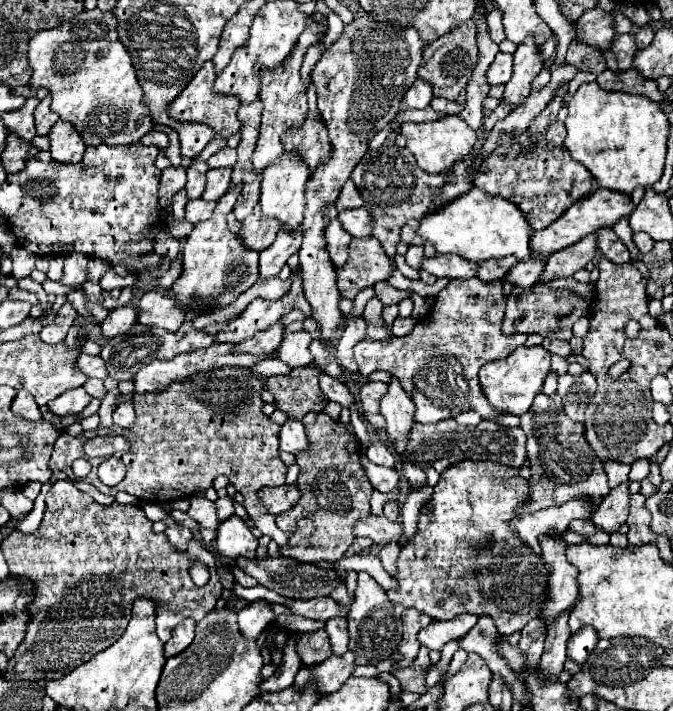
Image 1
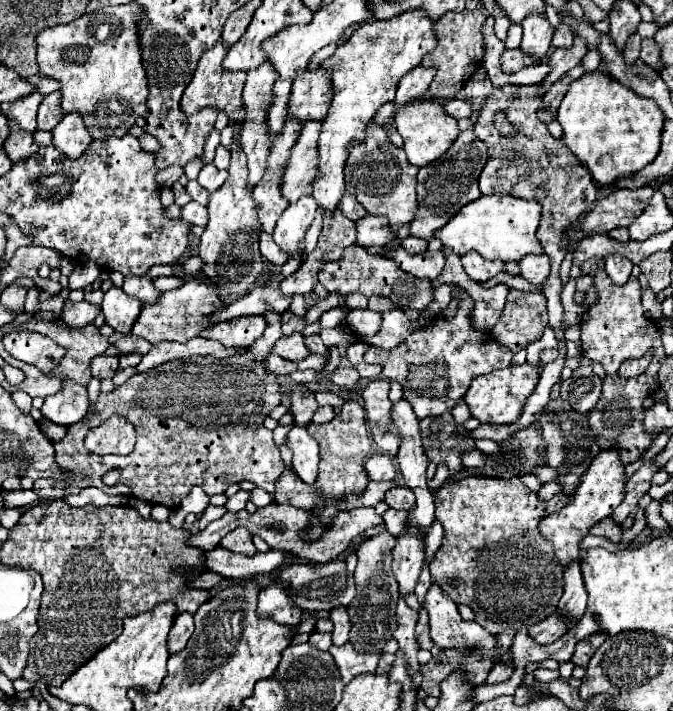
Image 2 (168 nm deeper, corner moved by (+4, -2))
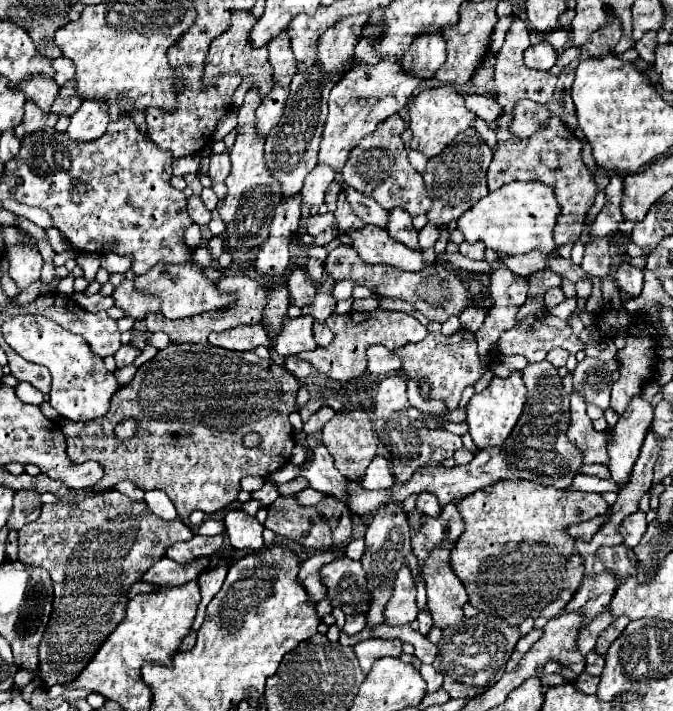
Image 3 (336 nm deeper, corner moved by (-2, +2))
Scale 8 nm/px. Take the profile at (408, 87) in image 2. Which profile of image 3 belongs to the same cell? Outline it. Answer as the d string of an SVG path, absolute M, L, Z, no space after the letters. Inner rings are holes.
M440 31L420 33L402 55L404 69L420 75L422 79L432 79L436 69L444 63L444 47L446 45Z

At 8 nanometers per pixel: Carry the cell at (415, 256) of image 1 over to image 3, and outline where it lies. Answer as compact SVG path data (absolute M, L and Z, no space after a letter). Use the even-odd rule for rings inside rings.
M426 225L426 227L420 231L420 247L422 247L422 249L432 247L438 237L440 237L440 229L438 229L436 225Z

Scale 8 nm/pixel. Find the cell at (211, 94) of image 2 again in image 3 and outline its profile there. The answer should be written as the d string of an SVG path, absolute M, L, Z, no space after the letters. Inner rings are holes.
M236 11L232 15L232 25L230 29L216 37L210 45L208 51L208 59L206 59L206 71L204 71L204 85L210 85L218 75L224 73L232 73L238 71L242 73L242 77L252 77L254 79L254 87L258 87L260 97L266 97L274 85L274 75L272 75L272 65L268 61L268 49L266 47L258 47L254 49L250 43L250 31L256 25L256 17L252 17L250 11Z

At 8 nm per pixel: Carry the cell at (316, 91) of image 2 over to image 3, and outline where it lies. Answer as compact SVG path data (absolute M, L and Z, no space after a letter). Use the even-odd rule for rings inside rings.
M370 13L342 17L332 25L332 29L328 29L328 33L320 37L318 63L326 69L326 73L338 73L344 65L350 65L350 55L354 53L368 19Z

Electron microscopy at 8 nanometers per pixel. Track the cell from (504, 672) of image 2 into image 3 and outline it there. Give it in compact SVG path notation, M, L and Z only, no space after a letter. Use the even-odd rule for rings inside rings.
M532 629L528 635L524 635L518 643L516 643L516 649L514 649L514 653L512 653L512 657L510 657L510 661L508 661L508 671L512 671L516 665L518 665L518 659L520 657L524 657L524 653L542 637L542 629Z

